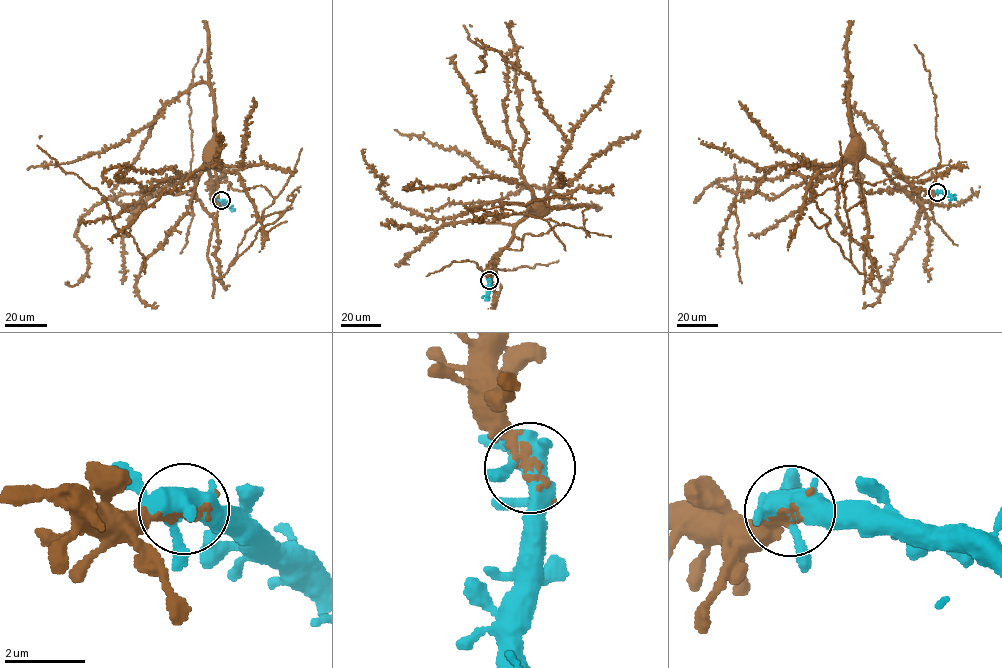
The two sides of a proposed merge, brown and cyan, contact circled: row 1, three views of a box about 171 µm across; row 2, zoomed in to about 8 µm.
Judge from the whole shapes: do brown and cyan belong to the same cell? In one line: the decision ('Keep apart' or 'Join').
Join

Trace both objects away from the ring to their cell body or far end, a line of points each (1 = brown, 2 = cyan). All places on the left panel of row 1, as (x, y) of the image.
1: (221, 201), (210, 197), (211, 181), (207, 170), (203, 168), (207, 159), (205, 159), (211, 152)
2: (221, 201), (234, 209)

